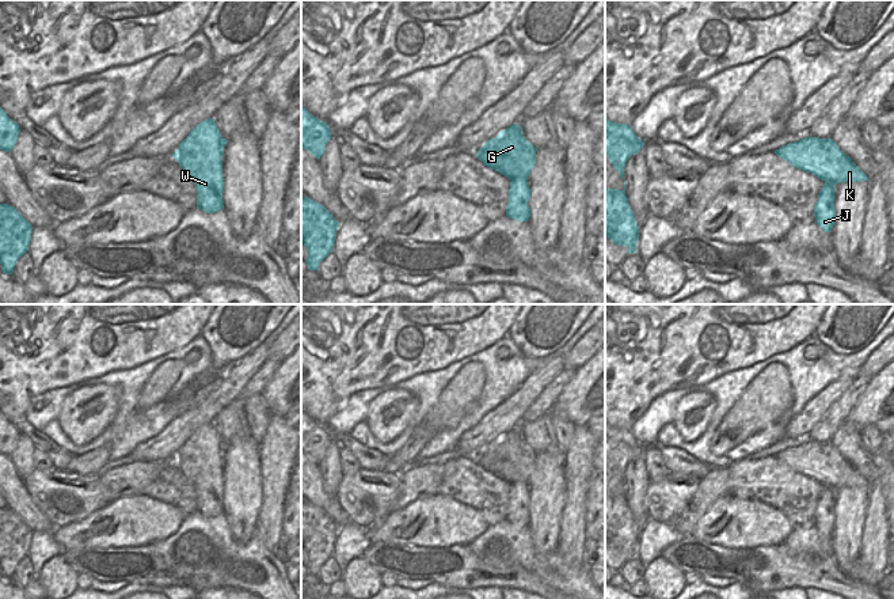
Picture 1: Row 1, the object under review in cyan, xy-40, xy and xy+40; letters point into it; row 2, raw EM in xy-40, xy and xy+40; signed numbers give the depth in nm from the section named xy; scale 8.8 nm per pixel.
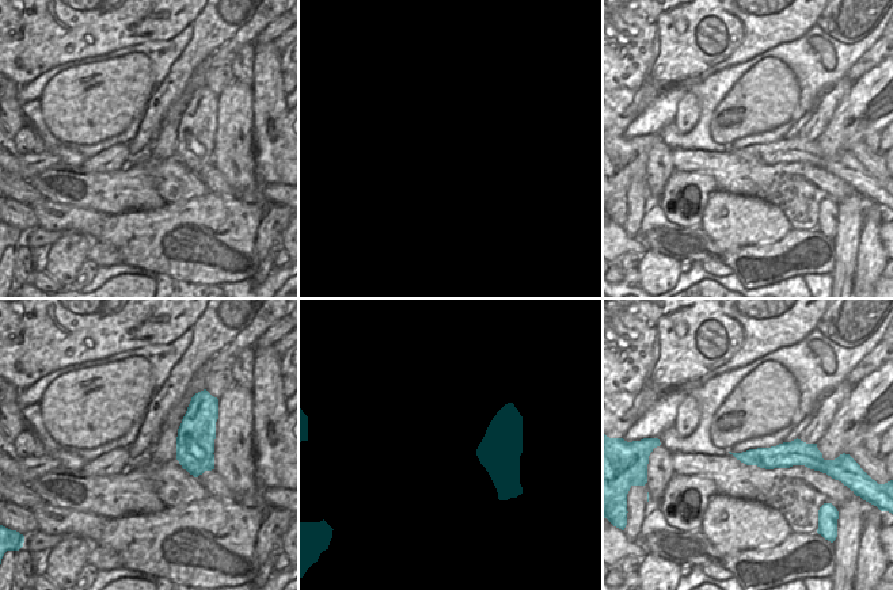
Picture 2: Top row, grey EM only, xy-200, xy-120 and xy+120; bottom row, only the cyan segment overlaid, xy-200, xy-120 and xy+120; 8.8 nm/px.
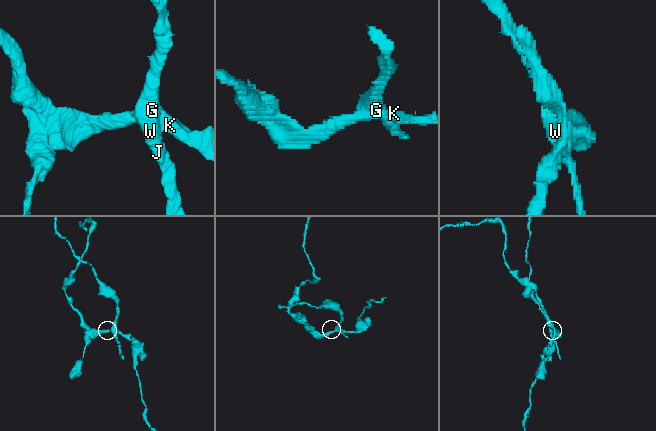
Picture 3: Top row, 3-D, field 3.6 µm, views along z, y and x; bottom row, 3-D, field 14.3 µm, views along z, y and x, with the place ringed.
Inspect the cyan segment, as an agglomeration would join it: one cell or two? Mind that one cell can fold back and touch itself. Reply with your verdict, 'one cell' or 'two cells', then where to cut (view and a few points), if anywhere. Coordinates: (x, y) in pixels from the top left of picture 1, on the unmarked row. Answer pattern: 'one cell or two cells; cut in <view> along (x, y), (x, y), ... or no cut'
two cells; cut in xy along (489, 444), (506, 459), (517, 466), (520, 465)

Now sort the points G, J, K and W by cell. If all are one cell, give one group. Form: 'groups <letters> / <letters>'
groups G J W / K

